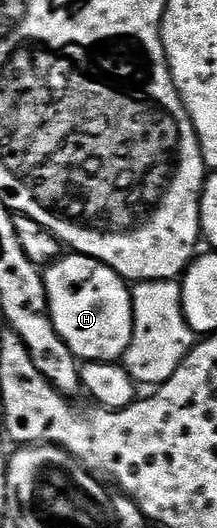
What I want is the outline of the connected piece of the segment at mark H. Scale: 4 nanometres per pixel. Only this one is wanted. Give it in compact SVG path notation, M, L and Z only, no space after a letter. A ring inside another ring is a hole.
M63 254L46 265L43 285L53 326L80 362L122 361L133 338L133 302L128 281L92 256Z

